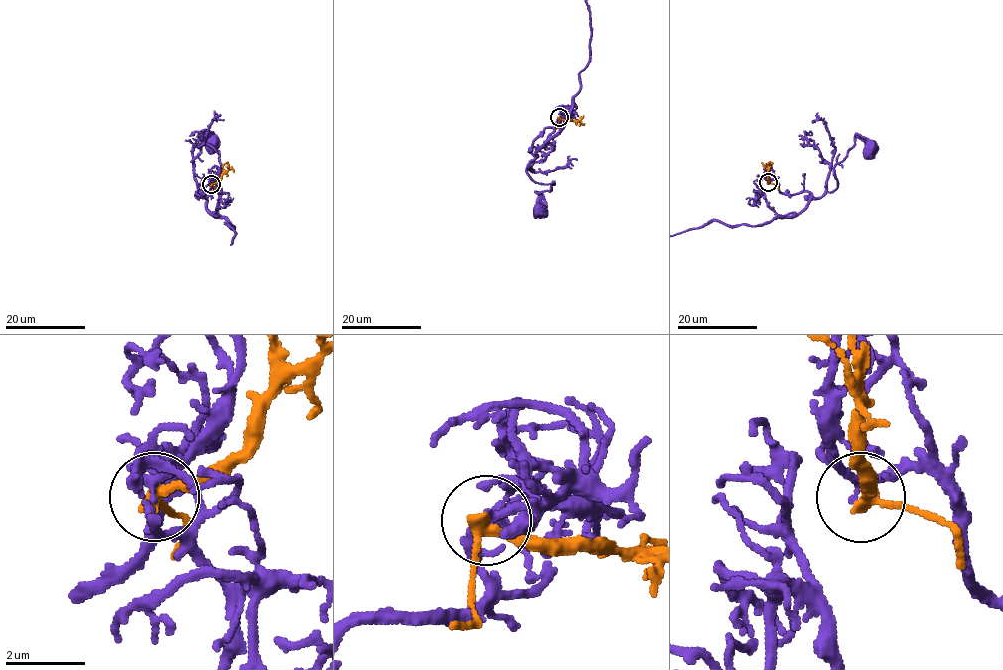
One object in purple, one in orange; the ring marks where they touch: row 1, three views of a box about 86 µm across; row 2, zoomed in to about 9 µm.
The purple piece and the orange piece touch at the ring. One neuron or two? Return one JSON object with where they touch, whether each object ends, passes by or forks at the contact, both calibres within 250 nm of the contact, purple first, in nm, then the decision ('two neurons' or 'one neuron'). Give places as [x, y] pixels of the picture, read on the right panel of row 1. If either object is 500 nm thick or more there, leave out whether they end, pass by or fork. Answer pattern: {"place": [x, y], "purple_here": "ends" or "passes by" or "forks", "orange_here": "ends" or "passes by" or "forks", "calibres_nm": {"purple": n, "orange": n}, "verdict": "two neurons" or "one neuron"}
{"place": [768, 182], "purple_here": "passes by", "orange_here": "passes by", "calibres_nm": {"purple": 190, "orange": 240}, "verdict": "two neurons"}

